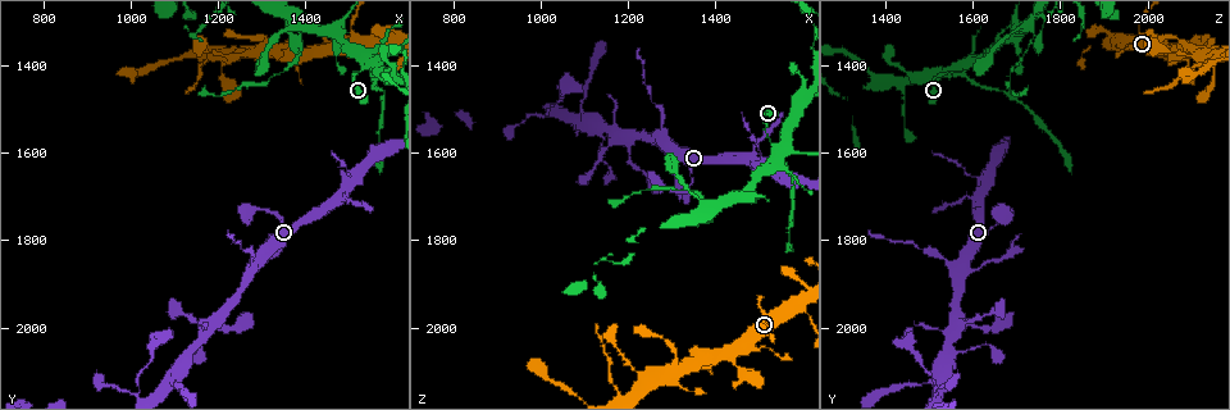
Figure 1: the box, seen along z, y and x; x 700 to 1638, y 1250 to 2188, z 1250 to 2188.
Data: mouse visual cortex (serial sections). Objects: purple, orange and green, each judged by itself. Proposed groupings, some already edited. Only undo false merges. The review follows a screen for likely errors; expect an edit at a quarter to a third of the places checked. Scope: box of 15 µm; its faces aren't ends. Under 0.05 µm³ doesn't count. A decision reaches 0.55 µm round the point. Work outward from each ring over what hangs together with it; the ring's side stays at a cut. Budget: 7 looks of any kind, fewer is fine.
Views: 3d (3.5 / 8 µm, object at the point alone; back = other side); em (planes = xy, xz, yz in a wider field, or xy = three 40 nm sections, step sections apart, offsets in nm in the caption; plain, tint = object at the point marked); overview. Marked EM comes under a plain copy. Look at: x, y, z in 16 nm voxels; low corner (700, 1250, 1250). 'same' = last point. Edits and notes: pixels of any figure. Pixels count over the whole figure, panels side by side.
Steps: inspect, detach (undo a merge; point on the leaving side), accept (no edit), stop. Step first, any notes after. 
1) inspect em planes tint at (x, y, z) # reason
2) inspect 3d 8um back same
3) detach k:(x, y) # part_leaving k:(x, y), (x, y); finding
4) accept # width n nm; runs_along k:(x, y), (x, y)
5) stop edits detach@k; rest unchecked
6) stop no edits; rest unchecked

inspect 3d 3.5um at (1535, 1405, 1595) # looks like a crossing

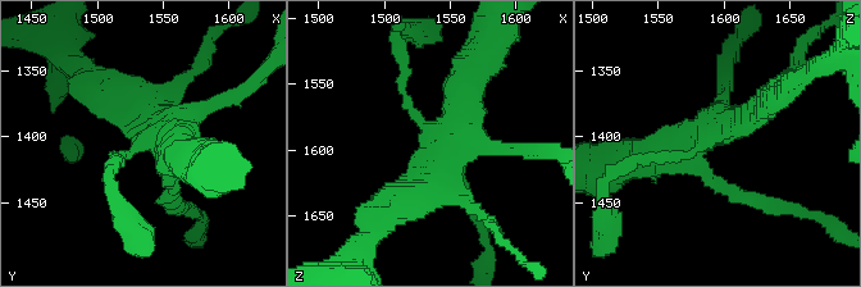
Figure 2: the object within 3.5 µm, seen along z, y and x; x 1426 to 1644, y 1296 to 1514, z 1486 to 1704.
inspect em xy step 1 tint at (1542, 1402, 1590) # need the tissue

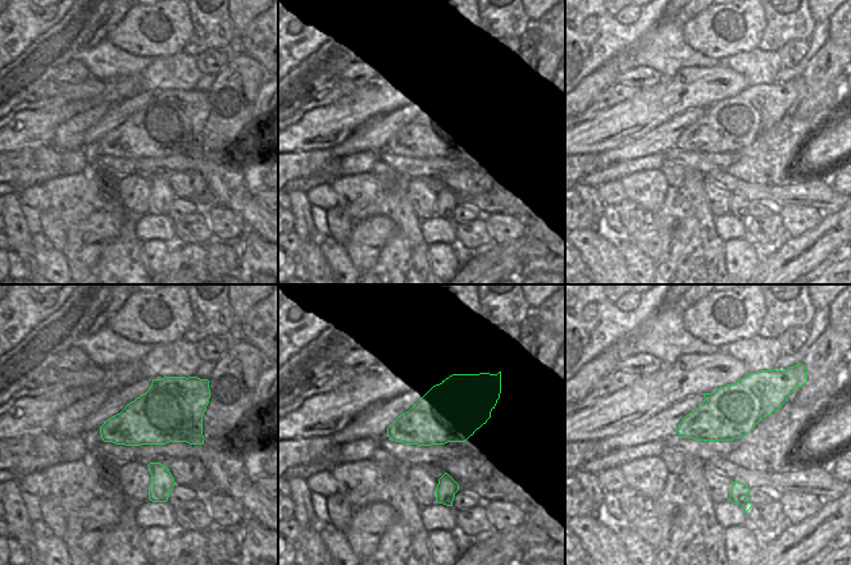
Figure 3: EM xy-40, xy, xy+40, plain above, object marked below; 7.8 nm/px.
accept # runs_along 2:(643, 158), (692, 154), (771, 95); one cell here

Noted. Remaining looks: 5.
inspect 3d 3.5um at (1280, 1835, 1535)

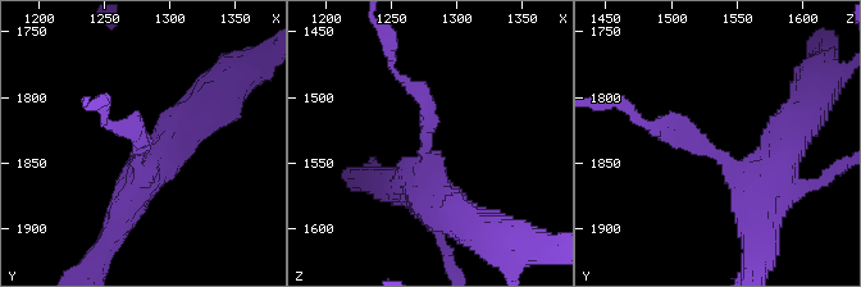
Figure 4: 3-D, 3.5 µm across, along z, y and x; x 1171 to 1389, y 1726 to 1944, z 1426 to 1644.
inspect em xy step 2 tint at (1278, 1838, 1528) # arm_widths 200, 500 nm

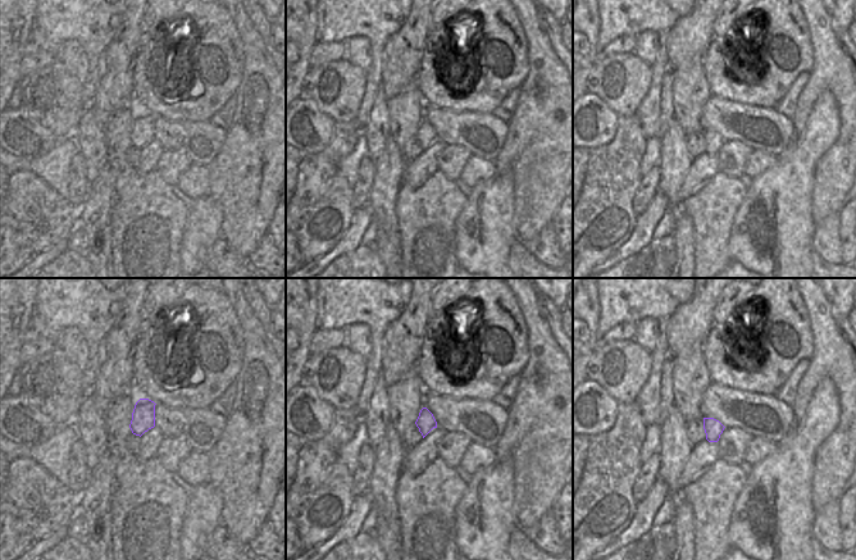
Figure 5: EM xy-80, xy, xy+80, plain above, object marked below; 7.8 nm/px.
detach 4:(427, 118) # width 150 nm; part_leaving 4:(427, 145), (427, 103), (395, 72), (391, 46); two cells meet here

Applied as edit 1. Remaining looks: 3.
inspect 3d 3.5um at (1390, 1305, 1725) # looks like a crossing

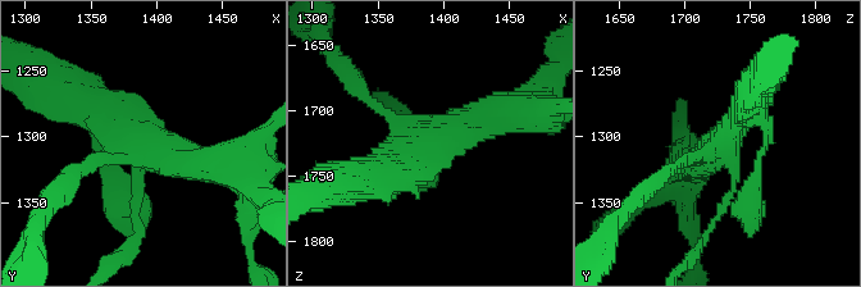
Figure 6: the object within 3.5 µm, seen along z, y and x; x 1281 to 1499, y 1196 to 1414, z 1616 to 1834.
inspect em xy step 3 tint at (1390, 1310, 1728)

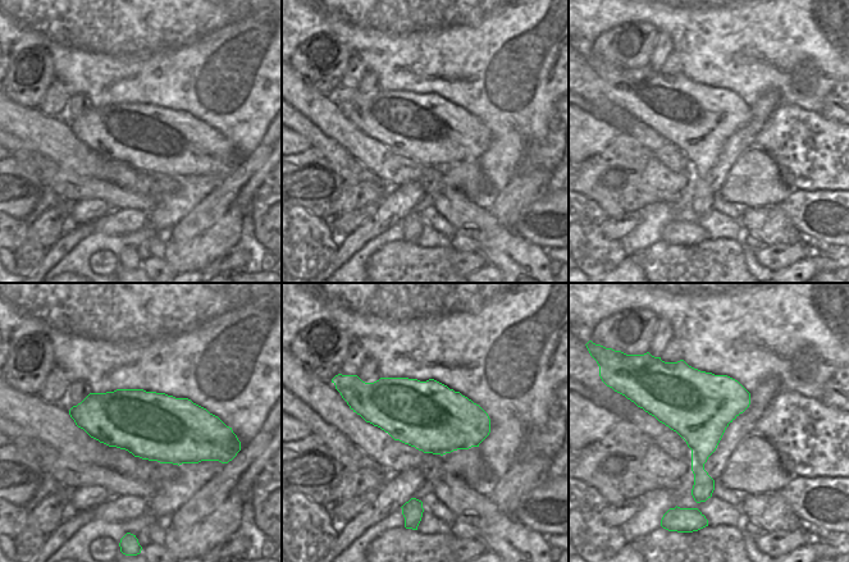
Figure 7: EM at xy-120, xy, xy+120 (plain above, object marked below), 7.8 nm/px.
detach 6:(137, 241) # part_leaving 6:(736, 172), (736, 187), (683, 265); two cells meet here

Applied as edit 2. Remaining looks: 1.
stop edits detach@4, detach@6; rest unchecked

